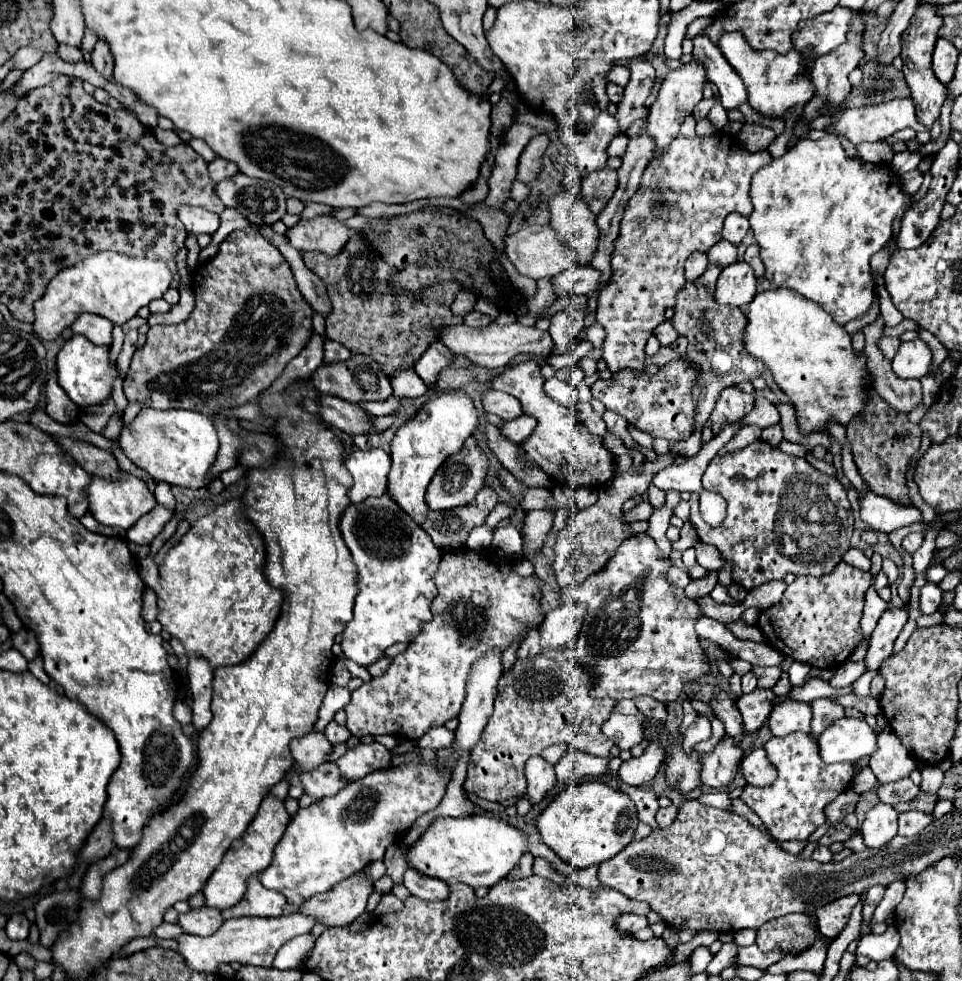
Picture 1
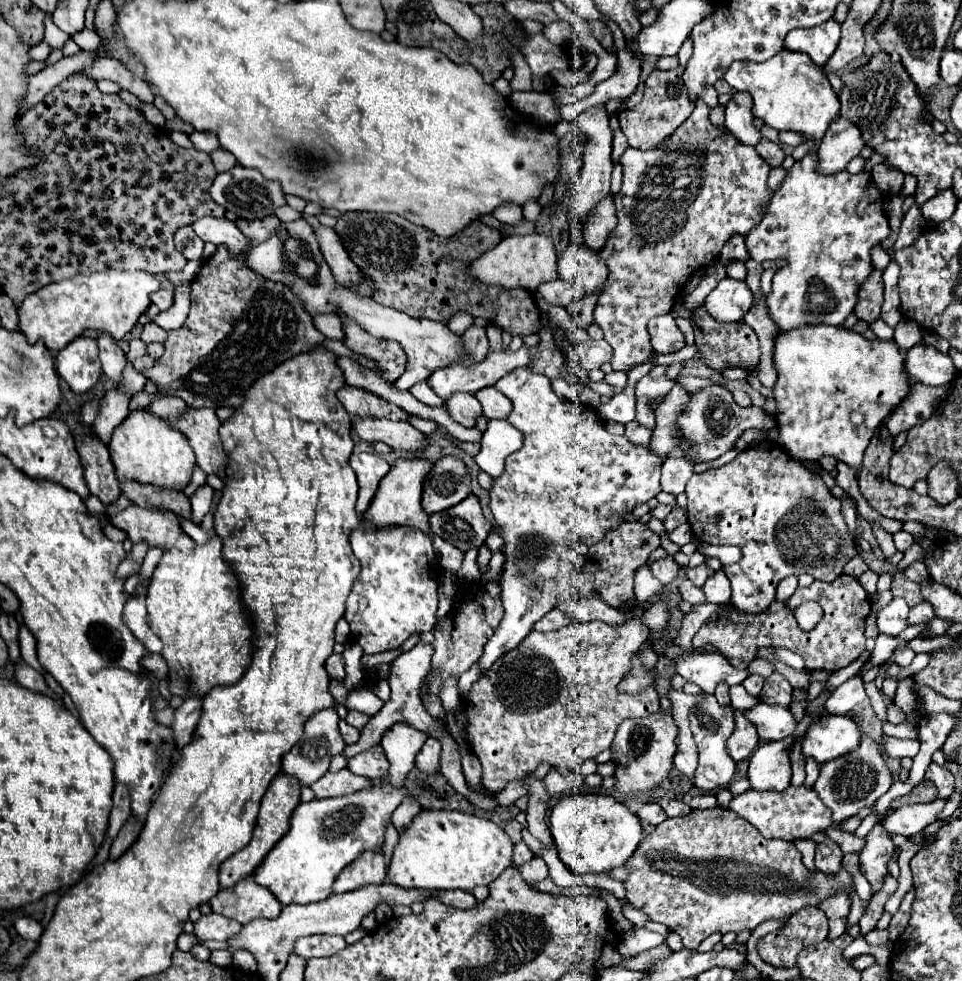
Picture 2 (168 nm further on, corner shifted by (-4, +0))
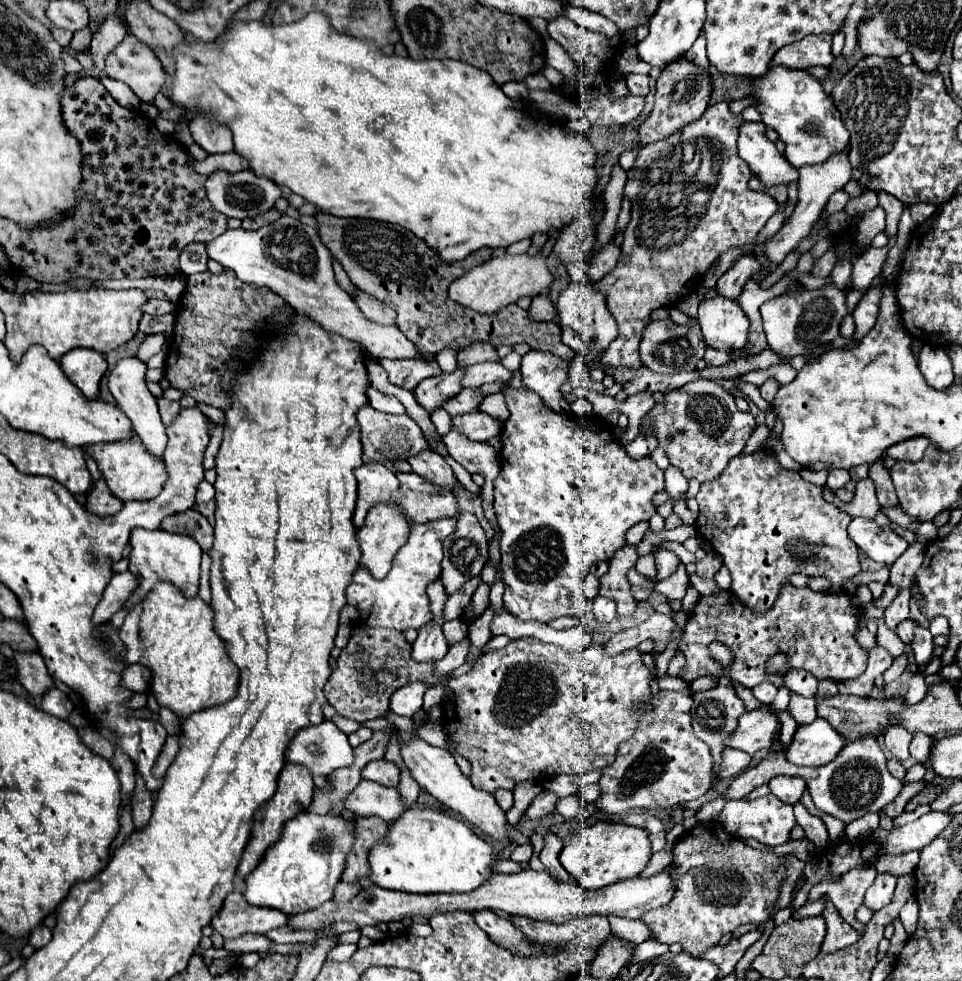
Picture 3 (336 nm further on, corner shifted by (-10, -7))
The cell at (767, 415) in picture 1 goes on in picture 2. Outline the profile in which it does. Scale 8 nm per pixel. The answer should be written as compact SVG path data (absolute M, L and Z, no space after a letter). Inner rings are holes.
M711 385L691 393L691 401L685 405L683 413L677 417L677 429L683 437L681 449L683 457L693 463L707 463L723 455L733 447L733 441L741 437L747 429L773 429L775 421L759 407L739 407L733 403L731 391L719 385Z

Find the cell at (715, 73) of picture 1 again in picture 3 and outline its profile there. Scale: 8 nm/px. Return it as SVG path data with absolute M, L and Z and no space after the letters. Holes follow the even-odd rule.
M743 122L739 128L739 156L751 166L753 174L759 174L759 178L767 186L775 184L789 184L799 178L799 172L787 164L787 160L777 152L775 144L767 138L765 134L765 124L763 122Z

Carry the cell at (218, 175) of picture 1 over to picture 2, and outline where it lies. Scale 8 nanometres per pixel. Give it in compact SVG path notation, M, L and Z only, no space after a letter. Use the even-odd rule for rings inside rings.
M215 149L213 153L209 153L209 157L211 157L211 161L213 161L213 165L215 165L215 169L219 173L221 171L229 171L229 169L233 169L237 165L235 157L229 151L225 151L225 149Z

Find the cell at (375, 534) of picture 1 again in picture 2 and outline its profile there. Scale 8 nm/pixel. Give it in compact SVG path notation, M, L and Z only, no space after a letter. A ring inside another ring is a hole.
M361 521L359 529L351 533L351 547L357 559L361 561L361 573L353 583L353 589L347 597L345 619L351 625L351 635L361 645L363 653L381 653L387 649L397 649L411 633L431 631L437 623L437 571L439 561L433 551L433 541L429 533L409 527L389 527L389 529L365 529Z

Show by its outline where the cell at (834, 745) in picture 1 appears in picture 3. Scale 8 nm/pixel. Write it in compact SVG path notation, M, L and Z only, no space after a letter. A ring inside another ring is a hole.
M823 718L799 726L793 744L787 748L787 760L797 766L825 766L843 750L847 740L839 736Z

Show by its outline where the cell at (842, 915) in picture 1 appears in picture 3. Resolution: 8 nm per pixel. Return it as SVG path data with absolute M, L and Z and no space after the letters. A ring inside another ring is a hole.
M825 894L821 896L821 900L825 900L825 910L823 910L823 918L827 922L827 936L823 940L823 946L821 946L821 952L837 952L845 946L851 946L855 944L861 936L855 928L851 928L843 918L841 914L837 912L837 908L833 906L831 898Z

